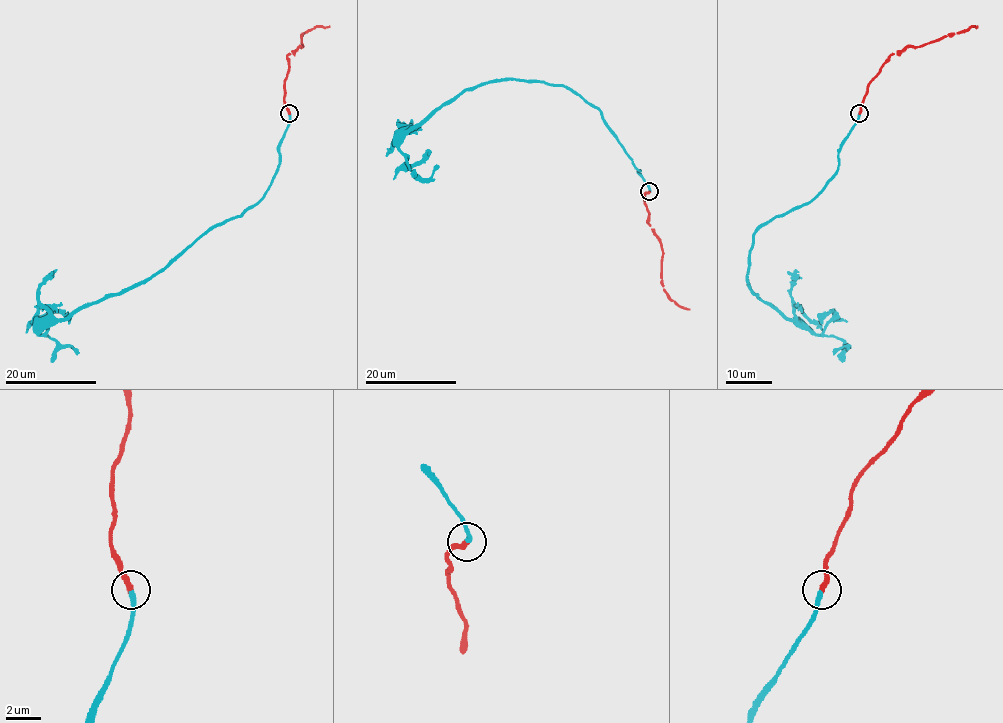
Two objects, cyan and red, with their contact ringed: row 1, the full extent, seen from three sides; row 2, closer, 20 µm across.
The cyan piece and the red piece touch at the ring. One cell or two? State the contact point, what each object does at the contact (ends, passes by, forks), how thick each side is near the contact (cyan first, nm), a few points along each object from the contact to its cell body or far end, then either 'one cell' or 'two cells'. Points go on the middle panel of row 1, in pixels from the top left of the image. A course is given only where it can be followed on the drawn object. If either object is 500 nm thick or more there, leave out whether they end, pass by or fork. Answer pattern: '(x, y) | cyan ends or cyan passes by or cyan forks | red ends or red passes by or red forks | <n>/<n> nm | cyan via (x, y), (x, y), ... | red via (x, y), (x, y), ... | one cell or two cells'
(649, 191) | cyan ends | red ends | 280/320 nm | cyan via (649, 191), (602, 113), (545, 82), (489, 81), (434, 109), (398, 147), (420, 178), (437, 165) | red via (649, 192), (644, 200), (649, 212), (648, 223), (662, 251), (664, 291), (677, 305), (689, 310) | one cell

